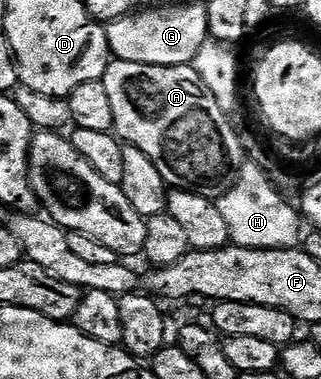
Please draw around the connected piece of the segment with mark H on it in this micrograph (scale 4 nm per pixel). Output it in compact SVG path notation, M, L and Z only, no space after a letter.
M253 160L245 164L246 167L243 165L239 169L238 180L231 190L217 199L220 216L228 226L230 242L236 246L261 250L289 250L297 247L300 242L299 211L283 198L282 193L270 183L268 176Z

